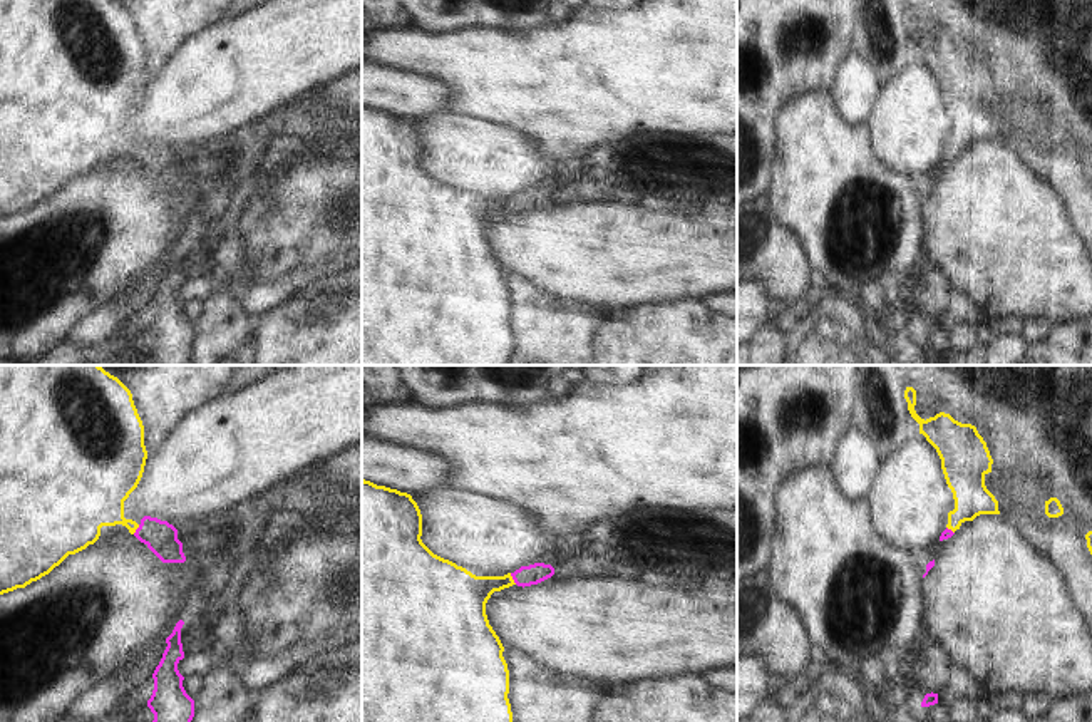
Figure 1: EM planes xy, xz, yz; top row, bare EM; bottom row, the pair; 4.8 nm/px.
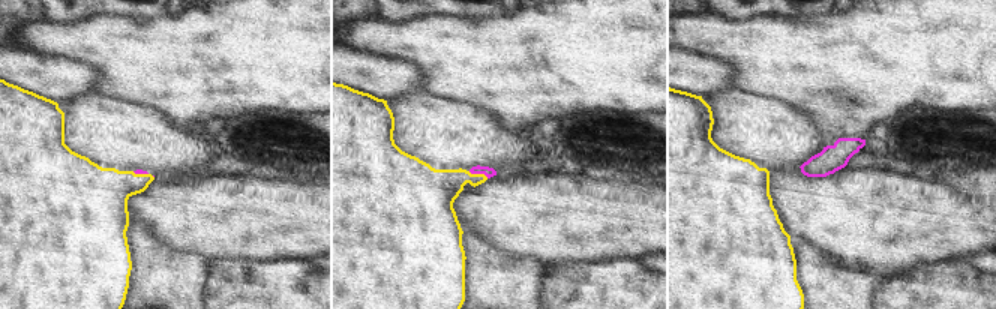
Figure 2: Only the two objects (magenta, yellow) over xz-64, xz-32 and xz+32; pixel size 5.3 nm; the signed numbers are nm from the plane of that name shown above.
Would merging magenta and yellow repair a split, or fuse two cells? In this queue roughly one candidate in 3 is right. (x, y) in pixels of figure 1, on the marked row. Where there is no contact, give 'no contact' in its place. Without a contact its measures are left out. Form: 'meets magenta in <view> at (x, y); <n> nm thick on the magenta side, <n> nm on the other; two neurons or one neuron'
meets magenta in xz at (513, 578); 100 nm thick on the magenta side, 220 nm on the other; one neuron

